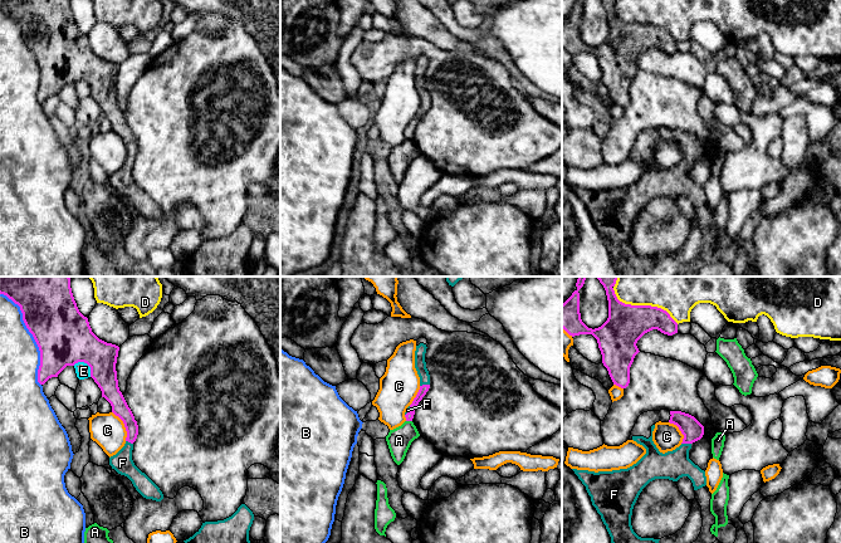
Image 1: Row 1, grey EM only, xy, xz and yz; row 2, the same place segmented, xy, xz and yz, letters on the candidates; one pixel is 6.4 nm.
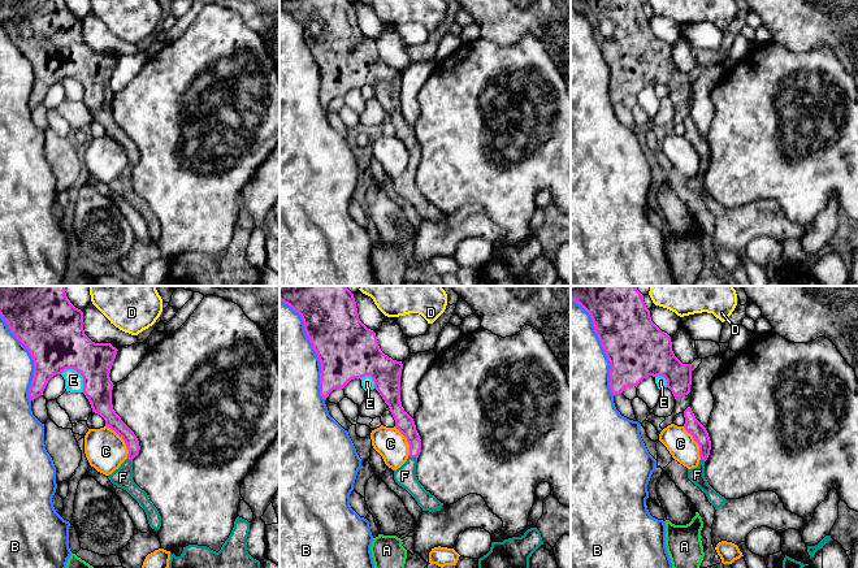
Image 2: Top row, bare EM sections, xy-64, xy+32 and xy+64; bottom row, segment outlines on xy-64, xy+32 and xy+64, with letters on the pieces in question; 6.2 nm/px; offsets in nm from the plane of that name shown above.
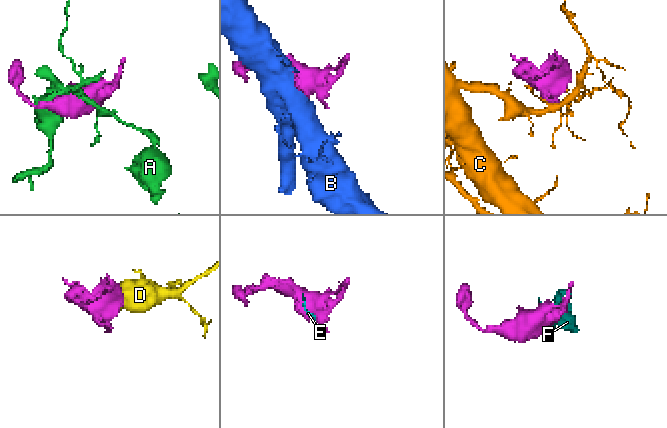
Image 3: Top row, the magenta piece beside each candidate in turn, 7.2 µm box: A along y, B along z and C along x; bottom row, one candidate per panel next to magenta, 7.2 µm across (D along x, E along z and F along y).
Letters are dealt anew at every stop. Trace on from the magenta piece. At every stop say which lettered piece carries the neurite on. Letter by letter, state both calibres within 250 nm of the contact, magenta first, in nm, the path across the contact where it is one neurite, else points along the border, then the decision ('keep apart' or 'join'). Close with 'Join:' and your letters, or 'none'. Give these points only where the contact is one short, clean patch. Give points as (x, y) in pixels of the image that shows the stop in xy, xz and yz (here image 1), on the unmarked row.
A: 60 nm thick on the magenta side, 160 nm on the other; border along xz (406, 138), (411, 140); keep apart
B: 360 nm thick on the magenta side, 260 nm on the other; keep apart
C: 110 nm thick on the magenta side, 220 nm on the other; keep apart
D: 260 nm thick on the magenta side, 220 nm on the other; keep apart
E: 360 nm thick on the magenta side, 100 nm on the other; keep apart
F: 60 nm thick on the magenta side, 80 nm on the other; runs through xz (424, 107), (424, 103), (424, 92), (420, 83); join
Join: F

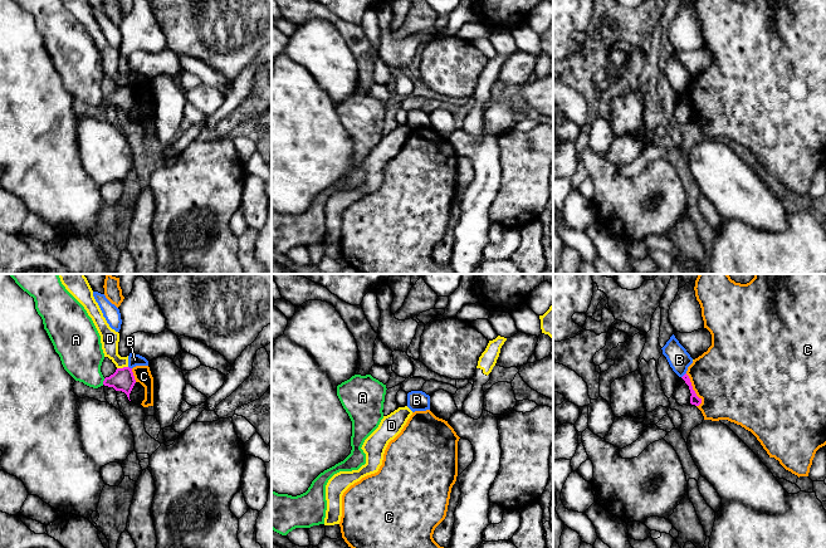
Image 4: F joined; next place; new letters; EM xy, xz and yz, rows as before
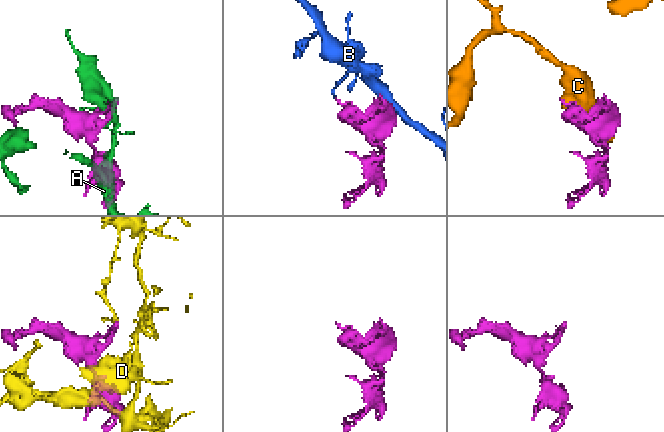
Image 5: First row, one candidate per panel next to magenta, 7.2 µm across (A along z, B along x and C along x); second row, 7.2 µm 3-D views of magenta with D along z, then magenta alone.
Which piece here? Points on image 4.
A: 140 nm thick on the magenta side, 280 nm on the other; keep apart
B: 60 nm thick on the magenta side, 140 nm on the other; border along yz (685, 91), (682, 96); keep apart
C: 60 nm thick on the magenta side, 460 nm on the other; keep apart
D: 140 nm thick on the magenta side, 120 nm on the other; border along xy (127, 84), (117, 87); keep apart
Join: none

